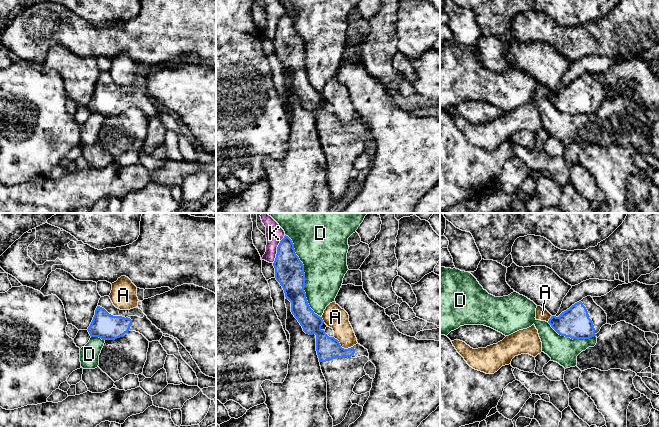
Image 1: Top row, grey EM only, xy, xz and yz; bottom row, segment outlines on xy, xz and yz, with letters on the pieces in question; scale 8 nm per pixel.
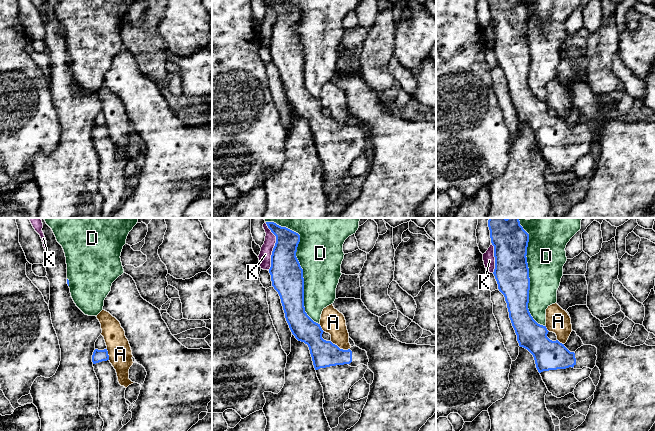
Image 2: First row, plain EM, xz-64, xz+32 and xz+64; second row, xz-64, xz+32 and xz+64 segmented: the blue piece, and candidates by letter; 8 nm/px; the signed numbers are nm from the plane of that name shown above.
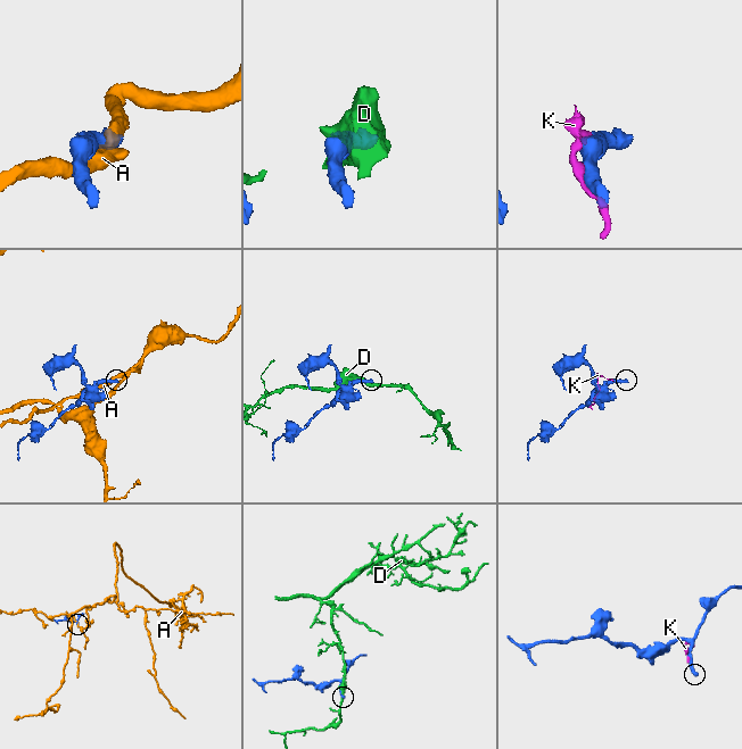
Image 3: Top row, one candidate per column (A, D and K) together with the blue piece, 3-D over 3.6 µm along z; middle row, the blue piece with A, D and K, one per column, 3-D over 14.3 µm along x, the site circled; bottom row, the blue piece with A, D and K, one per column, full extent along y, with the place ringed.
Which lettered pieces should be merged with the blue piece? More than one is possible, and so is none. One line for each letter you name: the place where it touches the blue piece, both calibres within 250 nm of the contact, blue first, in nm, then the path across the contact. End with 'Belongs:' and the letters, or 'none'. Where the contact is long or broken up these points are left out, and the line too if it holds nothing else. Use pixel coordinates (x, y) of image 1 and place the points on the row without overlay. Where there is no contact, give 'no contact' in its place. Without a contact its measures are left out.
Belongs: none

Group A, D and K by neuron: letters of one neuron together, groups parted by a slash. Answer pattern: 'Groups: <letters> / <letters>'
Groups: A / D / K

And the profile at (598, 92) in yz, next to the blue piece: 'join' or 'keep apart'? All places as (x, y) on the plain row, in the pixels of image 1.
join

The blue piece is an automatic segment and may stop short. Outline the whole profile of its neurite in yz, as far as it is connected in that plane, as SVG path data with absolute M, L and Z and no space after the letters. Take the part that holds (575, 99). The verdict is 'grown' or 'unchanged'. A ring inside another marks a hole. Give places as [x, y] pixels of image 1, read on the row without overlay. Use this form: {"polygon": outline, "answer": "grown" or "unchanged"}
{"polygon": "M587 72L558 93L551 92L548 99L561 112L573 116L590 115L607 100L607 90L591 72Z", "answer": "grown"}

